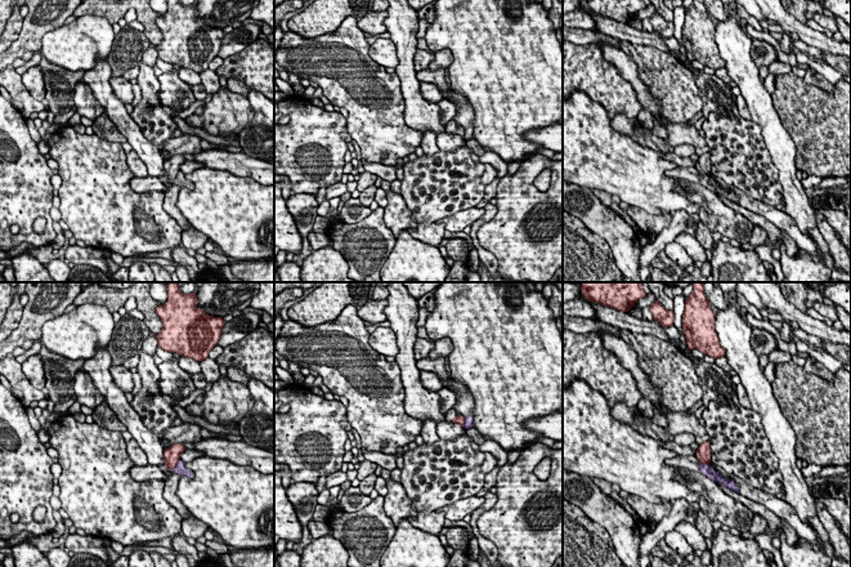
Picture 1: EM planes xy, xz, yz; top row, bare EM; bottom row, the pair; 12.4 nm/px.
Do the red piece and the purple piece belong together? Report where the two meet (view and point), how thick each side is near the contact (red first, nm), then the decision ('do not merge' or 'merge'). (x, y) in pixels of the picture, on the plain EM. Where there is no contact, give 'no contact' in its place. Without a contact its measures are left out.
contact xy (175, 175); calibres 200 and 140 nm; do not merge

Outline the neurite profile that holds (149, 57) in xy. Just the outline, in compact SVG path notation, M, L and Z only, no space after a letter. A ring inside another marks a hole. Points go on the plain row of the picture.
M149 45L142 55L142 62L153 67L156 64L158 53L154 45Z

